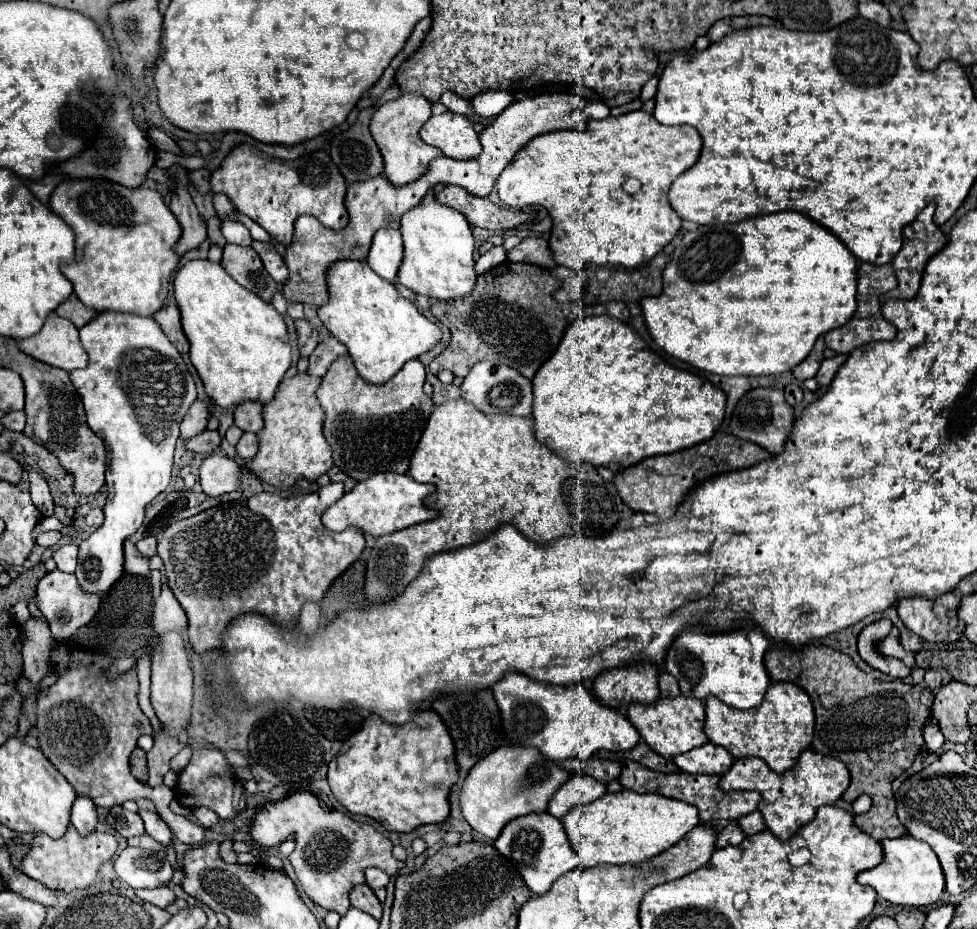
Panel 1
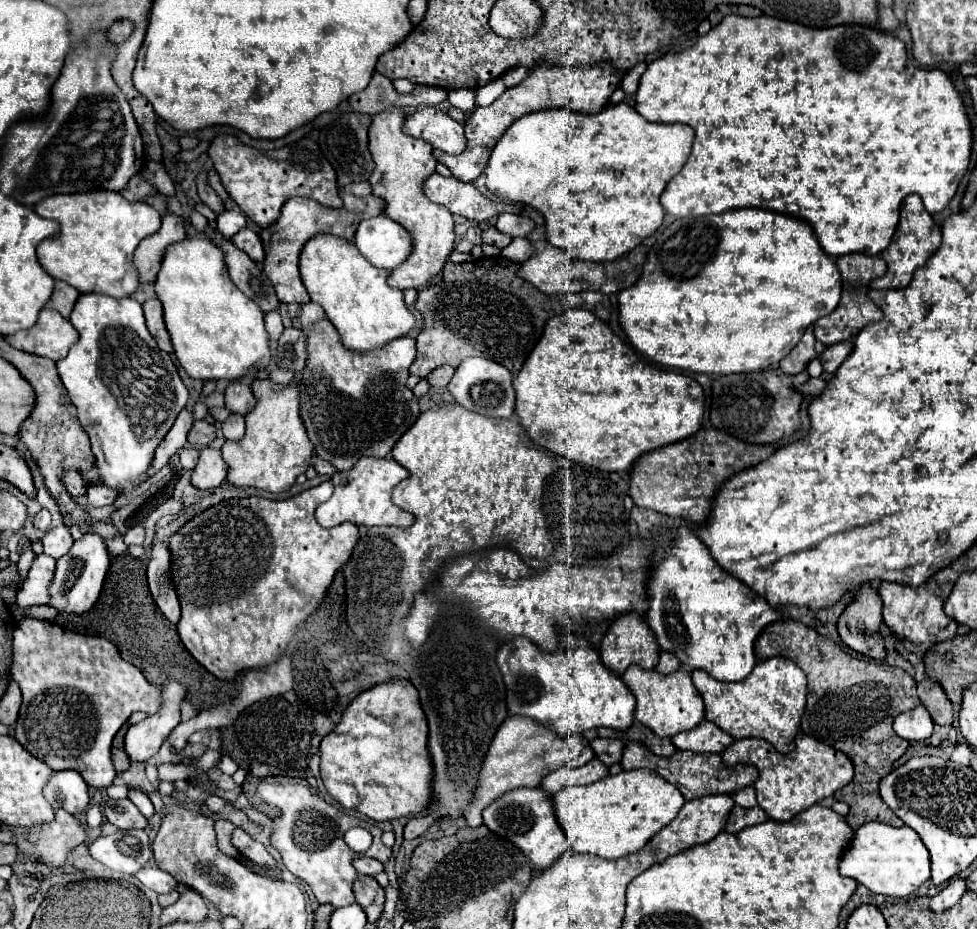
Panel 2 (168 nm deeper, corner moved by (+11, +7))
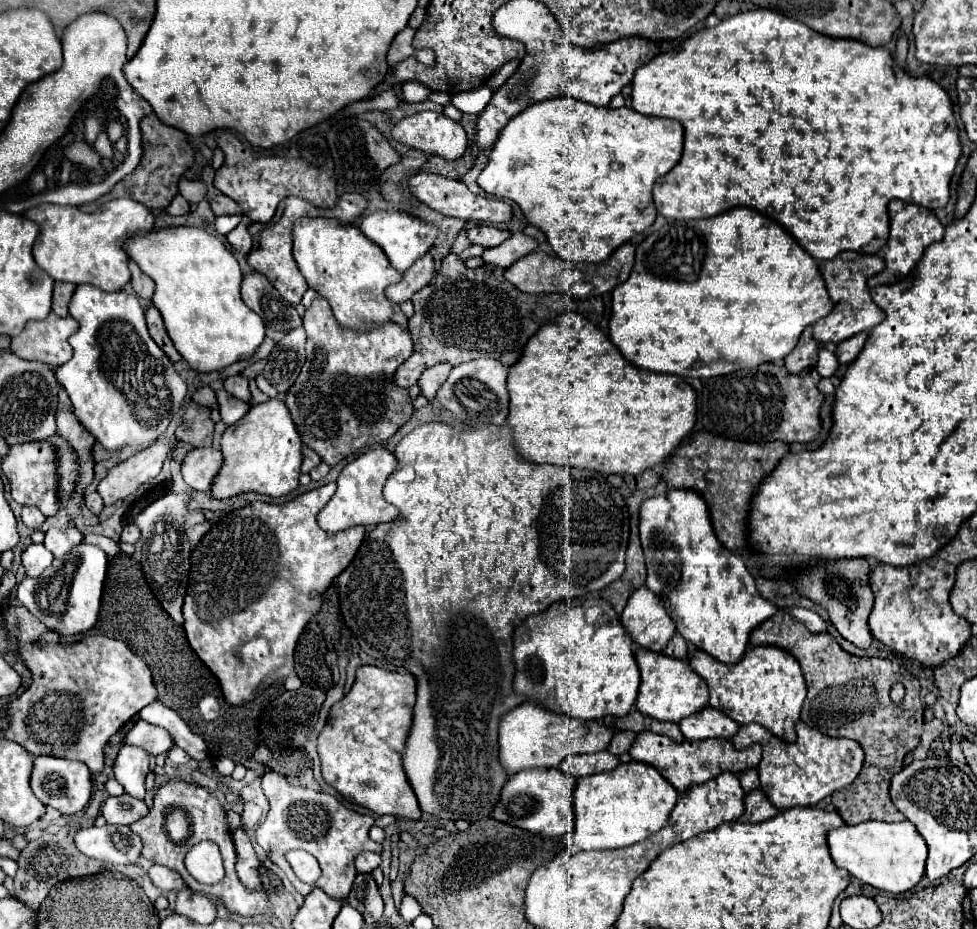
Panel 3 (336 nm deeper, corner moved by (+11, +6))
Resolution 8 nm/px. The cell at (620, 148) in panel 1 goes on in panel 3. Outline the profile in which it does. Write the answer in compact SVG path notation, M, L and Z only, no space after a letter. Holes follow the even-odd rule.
M557 96L557 98L549 98L549 100L541 100L535 106L527 106L523 112L519 112L511 122L507 122L507 126L501 130L497 142L493 144L491 152L489 152L489 160L485 164L485 168L481 170L481 176L477 176L477 184L491 196L497 198L507 198L519 204L519 208L523 210L525 218L529 220L529 224L537 226L539 230L545 232L551 248L565 260L571 262L603 262L605 258L609 258L609 254L613 250L617 250L619 246L623 246L627 240L631 240L635 234L645 232L655 216L657 210L653 206L653 198L651 198L651 188L657 182L657 178L665 176L681 158L683 152L683 126L677 120L667 120L667 118L655 118L655 116L643 116L633 108L621 106L621 108L601 108L601 106L593 106L593 104L585 104L581 100L569 98L569 96Z

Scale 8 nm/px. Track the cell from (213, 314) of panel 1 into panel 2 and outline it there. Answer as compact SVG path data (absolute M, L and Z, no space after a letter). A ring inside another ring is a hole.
M207 237L185 239L165 253L155 291L163 303L175 355L189 377L231 383L269 365L271 347L263 325L265 313L231 283L221 251Z

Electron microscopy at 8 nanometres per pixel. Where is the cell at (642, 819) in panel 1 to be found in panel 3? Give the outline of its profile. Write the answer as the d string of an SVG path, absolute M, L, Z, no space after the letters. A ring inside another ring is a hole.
M627 762L619 764L611 772L599 772L591 776L581 776L575 786L573 794L573 810L575 810L575 844L581 850L613 850L613 848L625 848L633 846L653 832L661 830L669 822L669 814L673 806L677 804L677 790L661 776L657 768L645 762Z

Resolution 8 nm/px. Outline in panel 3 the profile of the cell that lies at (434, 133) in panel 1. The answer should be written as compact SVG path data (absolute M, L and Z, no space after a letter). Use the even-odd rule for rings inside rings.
M417 112L413 116L407 116L393 126L391 134L393 134L395 142L399 142L399 144L405 144L415 150L423 150L427 154L441 156L447 162L459 160L467 150L467 134L465 134L463 126L459 122L447 118L445 114L437 114L437 112Z

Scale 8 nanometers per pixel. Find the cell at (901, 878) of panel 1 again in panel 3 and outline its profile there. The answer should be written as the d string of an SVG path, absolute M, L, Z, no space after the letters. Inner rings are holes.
M877 820L859 822L855 826L845 824L827 832L827 844L831 858L839 868L845 868L851 876L863 880L877 890L903 894L911 890L925 874L927 846L915 824L909 820L891 824Z

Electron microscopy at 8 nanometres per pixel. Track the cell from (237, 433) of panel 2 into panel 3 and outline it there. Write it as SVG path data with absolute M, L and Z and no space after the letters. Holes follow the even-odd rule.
M217 390L217 404L219 404L219 412L221 412L221 418L223 418L223 424L225 426L235 424L251 408L247 402L241 402L241 400L233 398L225 390Z

